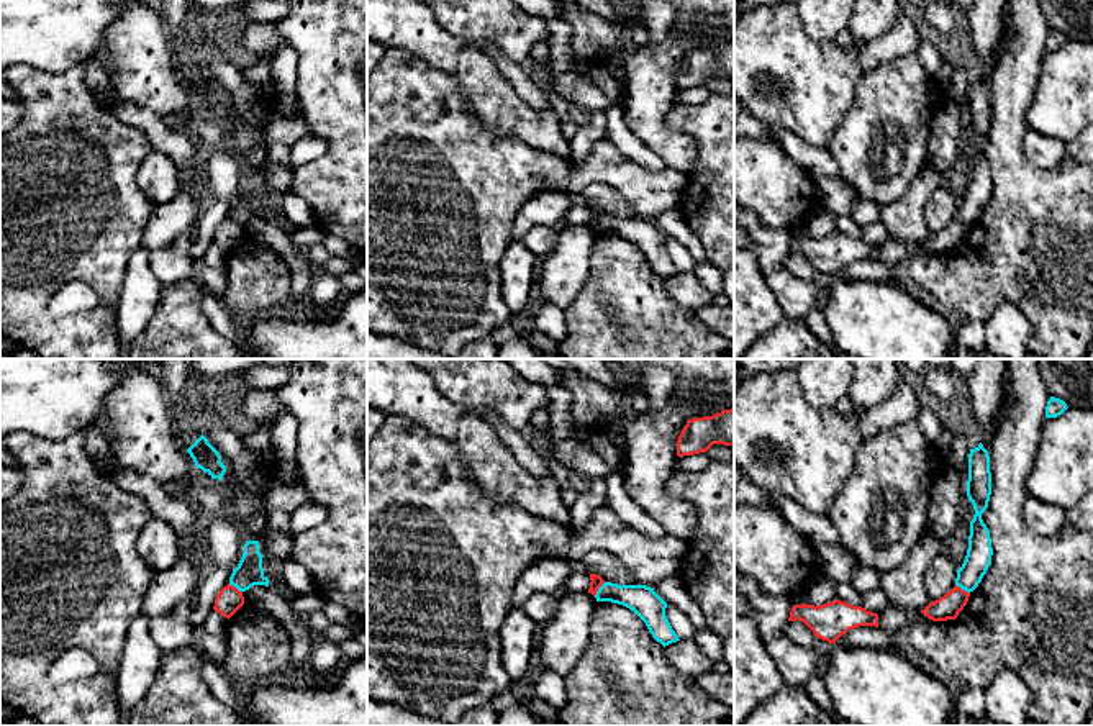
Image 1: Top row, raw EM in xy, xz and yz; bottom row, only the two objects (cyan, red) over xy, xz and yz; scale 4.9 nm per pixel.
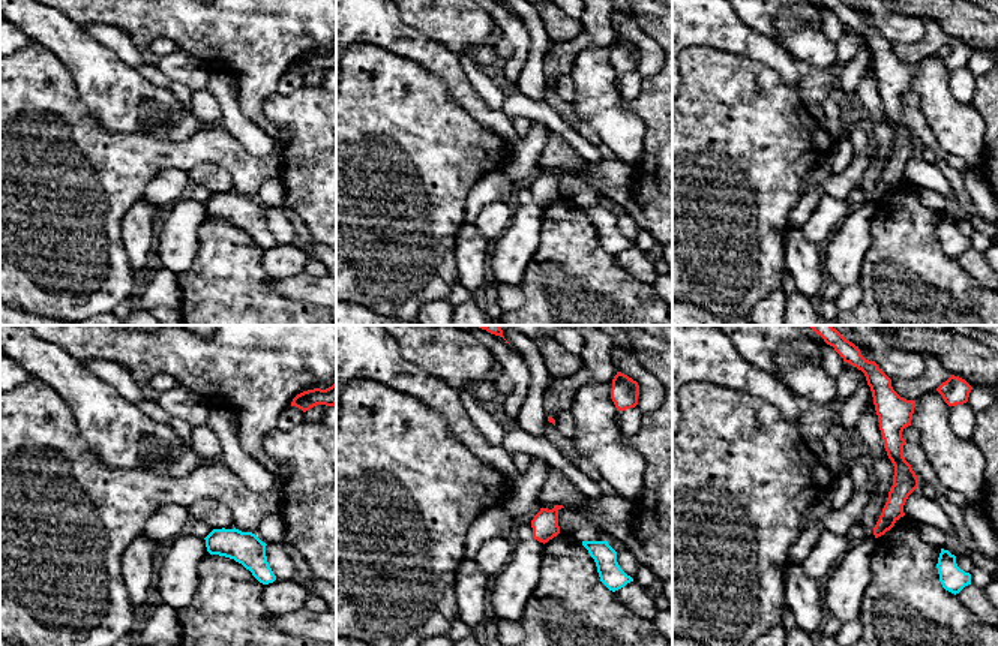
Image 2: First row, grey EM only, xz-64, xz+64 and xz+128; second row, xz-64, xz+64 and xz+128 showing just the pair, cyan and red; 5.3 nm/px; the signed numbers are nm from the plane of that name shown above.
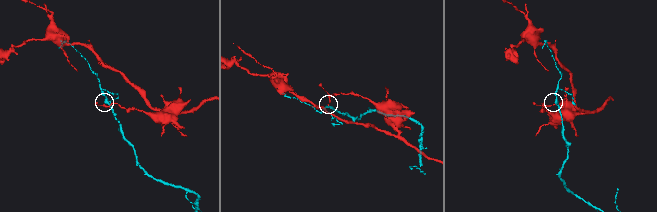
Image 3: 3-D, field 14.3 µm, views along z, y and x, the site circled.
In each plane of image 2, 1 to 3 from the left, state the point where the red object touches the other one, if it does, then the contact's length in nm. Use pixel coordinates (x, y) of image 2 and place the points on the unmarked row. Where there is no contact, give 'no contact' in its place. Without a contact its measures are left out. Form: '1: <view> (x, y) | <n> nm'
1: no contact
2: no contact
3: no contact

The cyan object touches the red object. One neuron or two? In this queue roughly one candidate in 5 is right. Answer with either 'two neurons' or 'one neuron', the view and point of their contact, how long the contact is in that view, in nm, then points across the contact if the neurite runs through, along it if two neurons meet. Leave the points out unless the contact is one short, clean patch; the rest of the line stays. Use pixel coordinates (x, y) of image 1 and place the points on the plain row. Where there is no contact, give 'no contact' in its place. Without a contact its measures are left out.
two neurons; meets cyan in xz at (598, 222); contact 90 nm long; border along xz (605, 215), (594, 228)

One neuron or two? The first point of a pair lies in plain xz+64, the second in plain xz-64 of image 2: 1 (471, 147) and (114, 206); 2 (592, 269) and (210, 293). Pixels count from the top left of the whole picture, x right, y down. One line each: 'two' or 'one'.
1: one
2: one

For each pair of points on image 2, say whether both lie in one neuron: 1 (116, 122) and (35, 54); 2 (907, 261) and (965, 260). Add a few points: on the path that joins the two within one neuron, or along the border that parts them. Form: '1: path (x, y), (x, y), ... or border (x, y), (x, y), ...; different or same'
1: border (59, 57), (74, 80), (78, 99), (95, 119); different
2: border (955, 260), (980, 285); different

